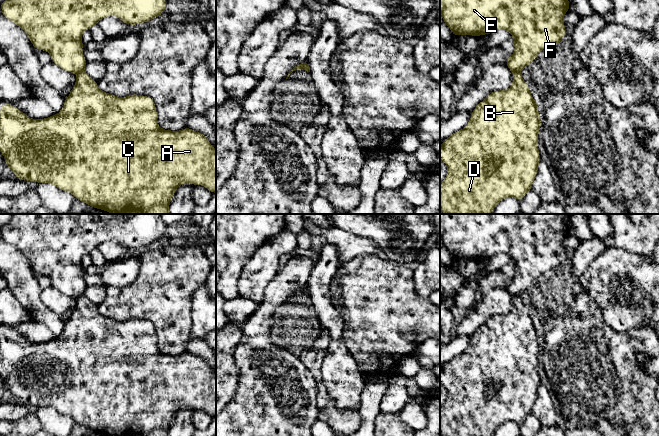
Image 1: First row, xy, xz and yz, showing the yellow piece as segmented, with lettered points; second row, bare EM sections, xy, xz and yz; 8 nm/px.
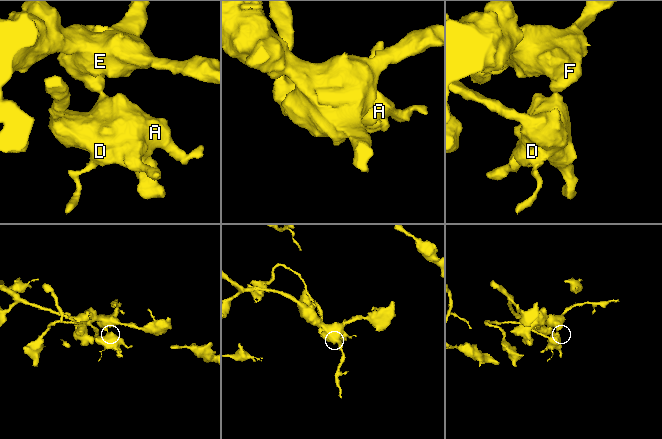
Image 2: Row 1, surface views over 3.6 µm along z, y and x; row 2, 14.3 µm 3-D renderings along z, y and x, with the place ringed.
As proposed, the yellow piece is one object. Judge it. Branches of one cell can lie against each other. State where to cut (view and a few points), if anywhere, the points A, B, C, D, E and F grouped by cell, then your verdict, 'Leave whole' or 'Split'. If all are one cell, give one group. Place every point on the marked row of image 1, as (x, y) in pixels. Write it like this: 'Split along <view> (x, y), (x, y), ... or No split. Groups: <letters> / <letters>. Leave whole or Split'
Split along yz (519, 71), (513, 73). Groups: A B C D / E F. Split

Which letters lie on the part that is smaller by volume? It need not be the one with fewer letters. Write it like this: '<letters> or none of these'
A, B, C, D

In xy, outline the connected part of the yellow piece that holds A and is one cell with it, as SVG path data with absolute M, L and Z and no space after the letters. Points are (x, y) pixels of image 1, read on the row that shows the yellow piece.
M85 71L77 73L76 83L58 114L44 119L31 119L17 107L8 103L2 104L0 109L0 152L5 158L15 177L24 181L49 183L62 191L70 192L76 199L89 206L107 211L111 214L169 214L169 205L178 187L184 183L202 185L211 193L216 193L216 149L207 137L188 127L180 131L164 130L157 122L157 111L154 100L149 96L131 94L117 97L99 89L97 81Z

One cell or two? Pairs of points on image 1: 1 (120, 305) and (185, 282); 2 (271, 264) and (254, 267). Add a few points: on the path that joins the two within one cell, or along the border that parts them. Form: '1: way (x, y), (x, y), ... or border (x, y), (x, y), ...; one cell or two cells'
1: way (136, 300), (158, 294), (169, 283); one cell
2: way (267, 264), (258, 267); one cell

